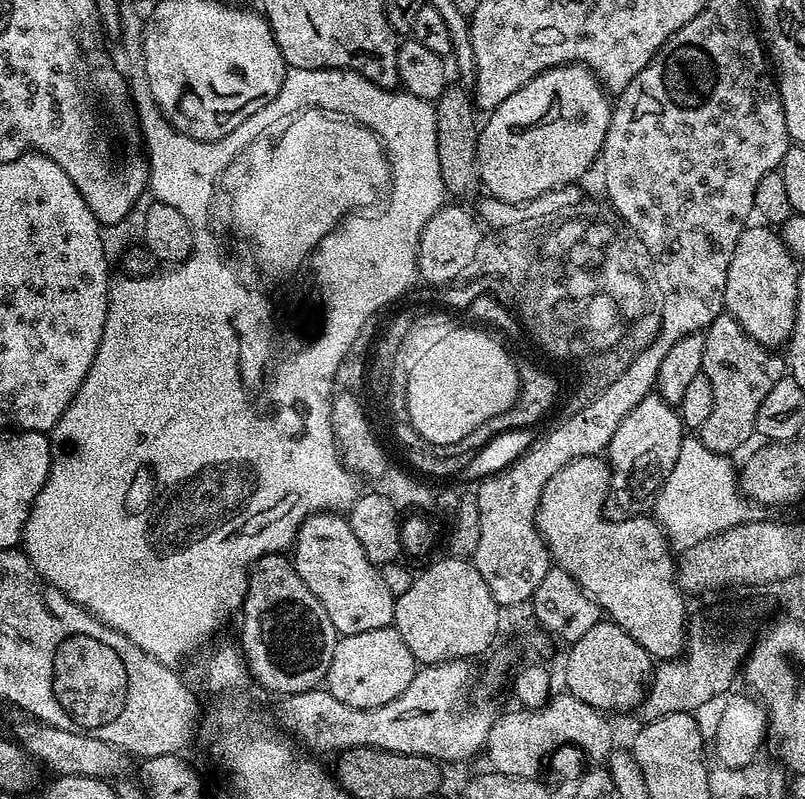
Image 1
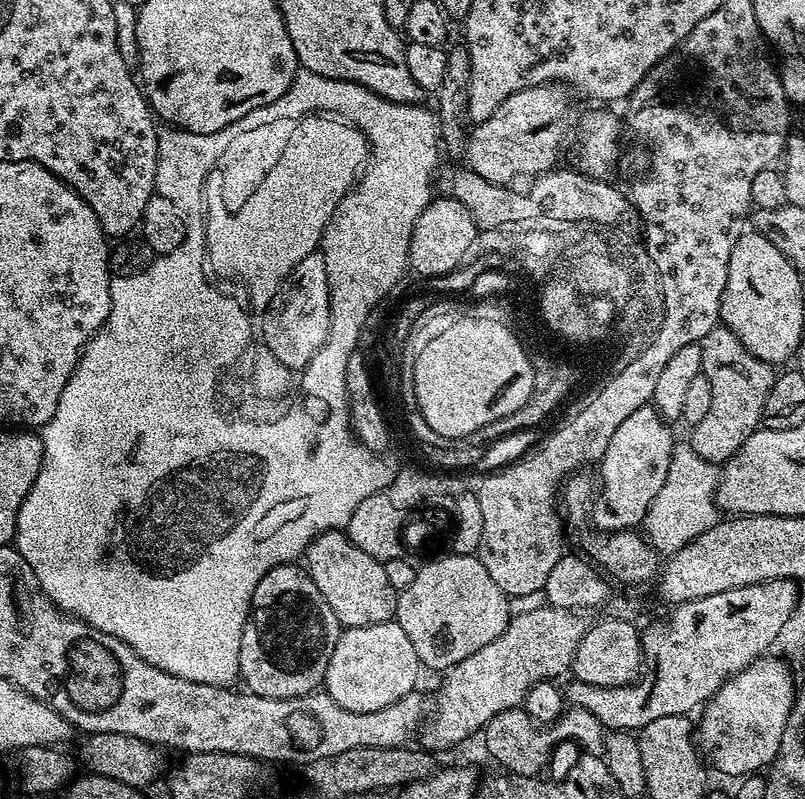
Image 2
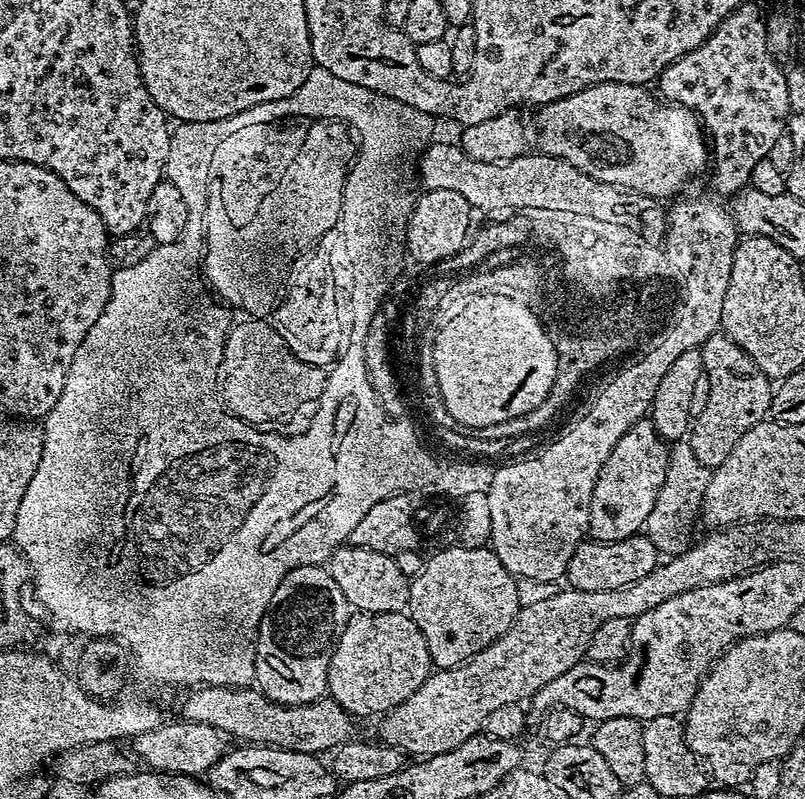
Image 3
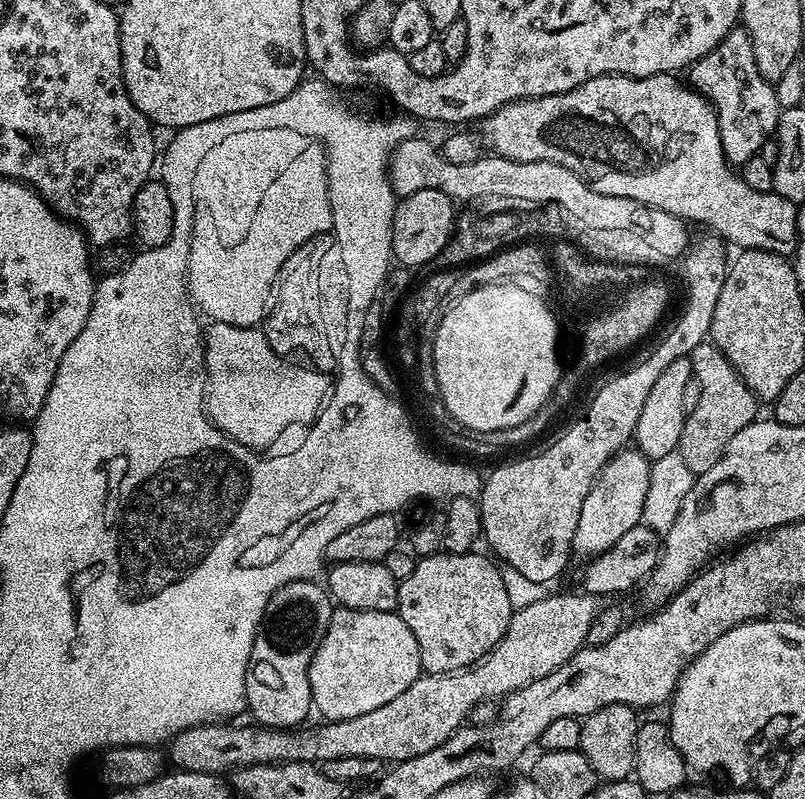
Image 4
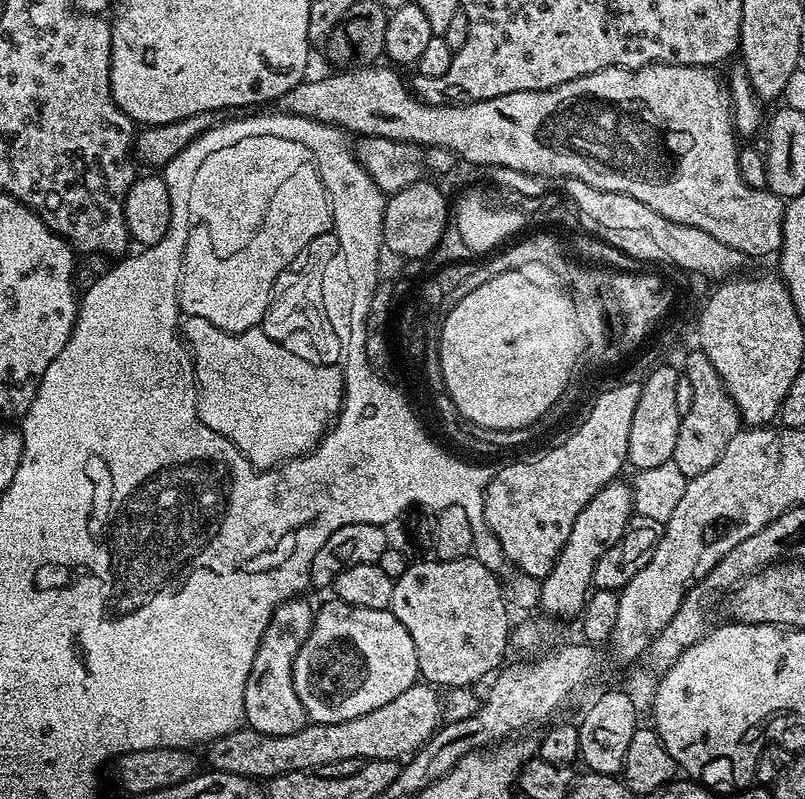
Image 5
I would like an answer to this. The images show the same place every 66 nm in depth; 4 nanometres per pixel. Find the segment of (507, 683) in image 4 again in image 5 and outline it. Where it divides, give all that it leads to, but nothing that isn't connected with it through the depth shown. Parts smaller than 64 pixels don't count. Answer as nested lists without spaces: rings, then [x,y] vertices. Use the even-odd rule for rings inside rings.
[[[417,682],[410,690],[402,690],[398,698],[346,722],[333,724],[307,723],[298,734],[271,736],[241,726],[235,732],[220,736],[207,745],[209,769],[255,778],[264,782],[284,772],[307,772],[325,762],[339,762],[341,758],[403,761],[412,756],[442,724],[442,696],[433,685]]]

